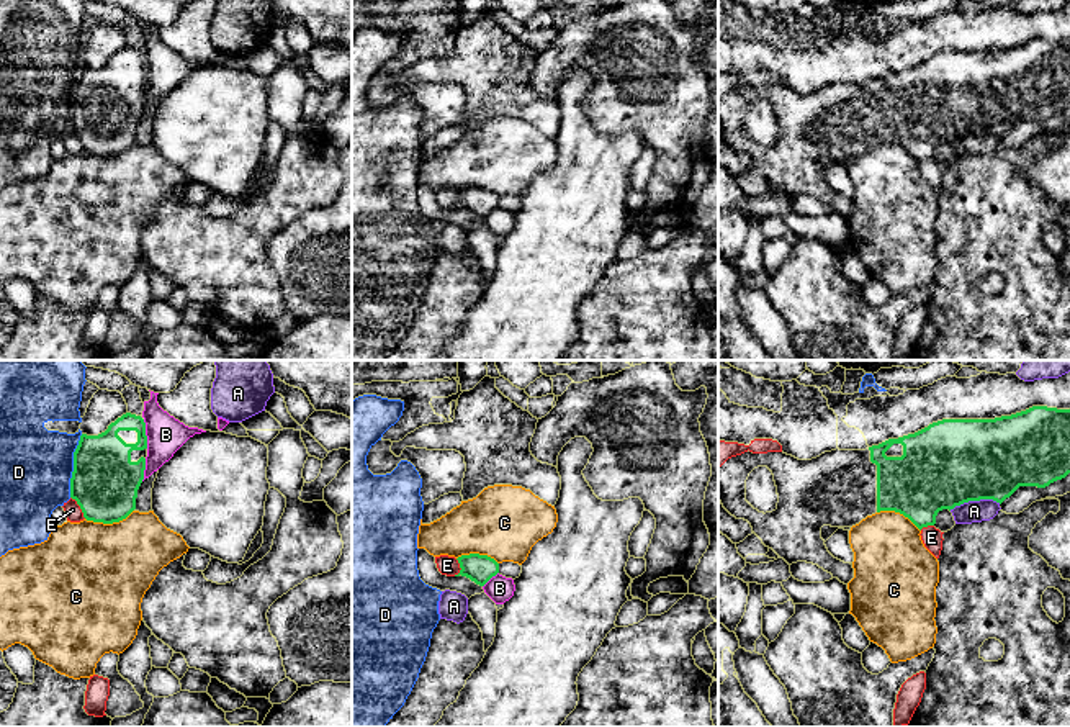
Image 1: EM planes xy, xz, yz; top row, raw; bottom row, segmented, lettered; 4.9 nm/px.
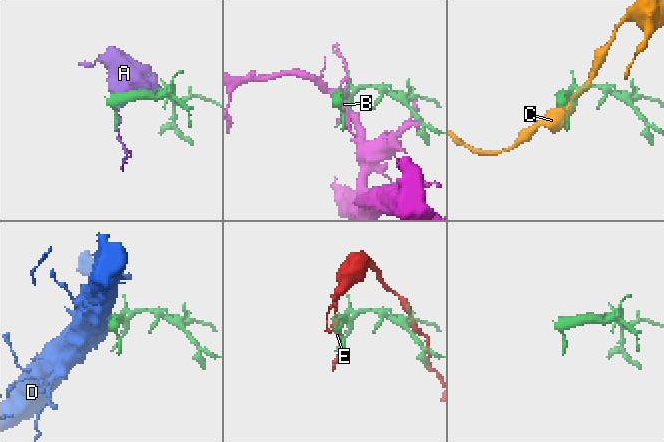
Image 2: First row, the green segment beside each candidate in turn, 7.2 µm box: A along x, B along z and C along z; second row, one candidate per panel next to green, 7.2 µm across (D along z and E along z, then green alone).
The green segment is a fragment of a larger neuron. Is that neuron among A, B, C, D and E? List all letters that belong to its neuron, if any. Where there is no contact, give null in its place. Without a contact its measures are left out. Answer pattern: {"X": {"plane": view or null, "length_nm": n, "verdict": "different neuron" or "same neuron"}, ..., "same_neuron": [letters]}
{"A": {"plane": "yz", "length_nm": 260, "verdict": "different neuron"}, "B": {"plane": "xy", "length_nm": 150, "verdict": "different neuron"}, "C": {"plane": "xy", "length_nm": 240, "verdict": "different neuron"}, "D": {"plane": "xy", "length_nm": 320, "verdict": "different neuron"}, "E": {"plane": "xy", "length_nm": 130, "verdict": "different neuron"}, "same_neuron": []}

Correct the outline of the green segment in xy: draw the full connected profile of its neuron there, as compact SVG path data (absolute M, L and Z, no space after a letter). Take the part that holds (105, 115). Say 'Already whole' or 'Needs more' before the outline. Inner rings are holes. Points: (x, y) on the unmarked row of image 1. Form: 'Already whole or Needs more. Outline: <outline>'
Needs more. Outline: M126 46L101 67L80 69L74 85L70 131L77 134L87 154L113 157L136 142L146 90L142 49Z

